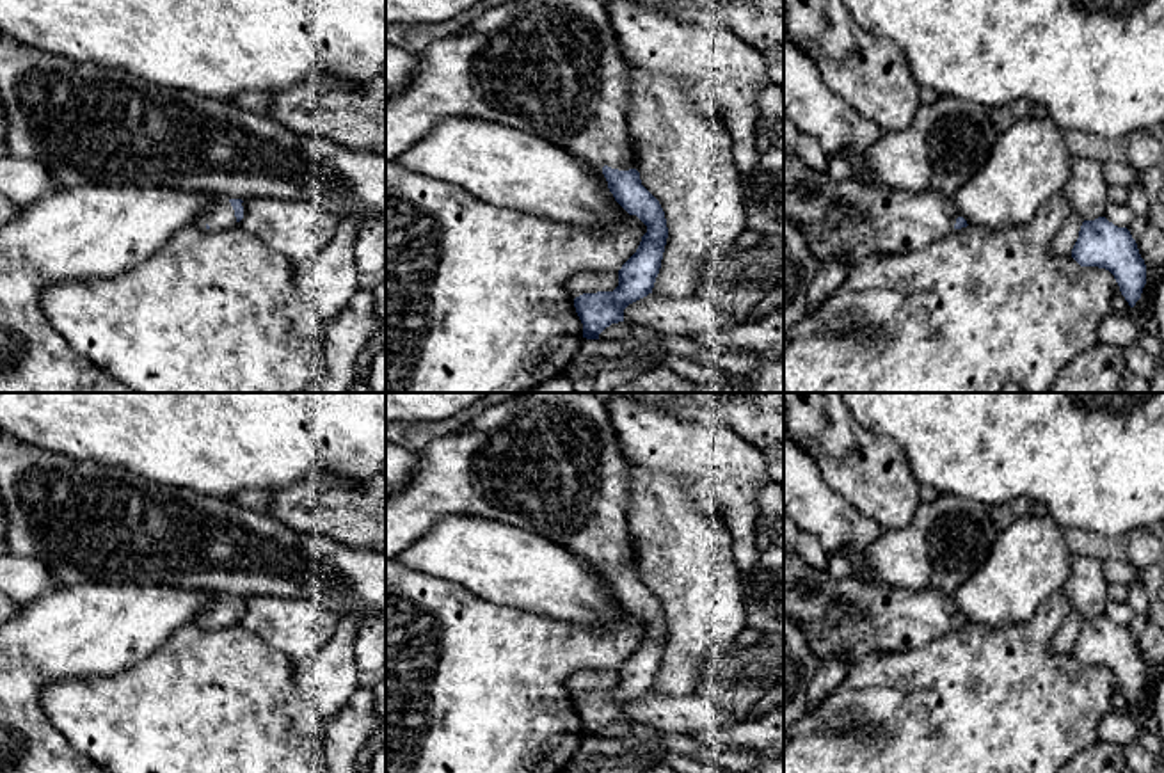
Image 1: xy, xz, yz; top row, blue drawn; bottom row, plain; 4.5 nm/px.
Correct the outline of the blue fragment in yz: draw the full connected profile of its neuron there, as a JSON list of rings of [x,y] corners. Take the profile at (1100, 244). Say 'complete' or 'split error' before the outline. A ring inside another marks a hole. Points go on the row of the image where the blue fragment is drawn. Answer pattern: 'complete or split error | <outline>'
complete | [[[1105,217],[1084,220],[1072,258],[1080,267],[1109,270],[1130,307],[1141,299],[1146,284],[1146,265],[1127,227],[1118,227]]]

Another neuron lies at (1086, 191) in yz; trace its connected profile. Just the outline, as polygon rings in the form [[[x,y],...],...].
[[[1073,158],[1072,178],[1064,194],[1072,210],[1075,210],[1084,220],[1104,217],[1109,201],[1102,163],[1086,158]]]

